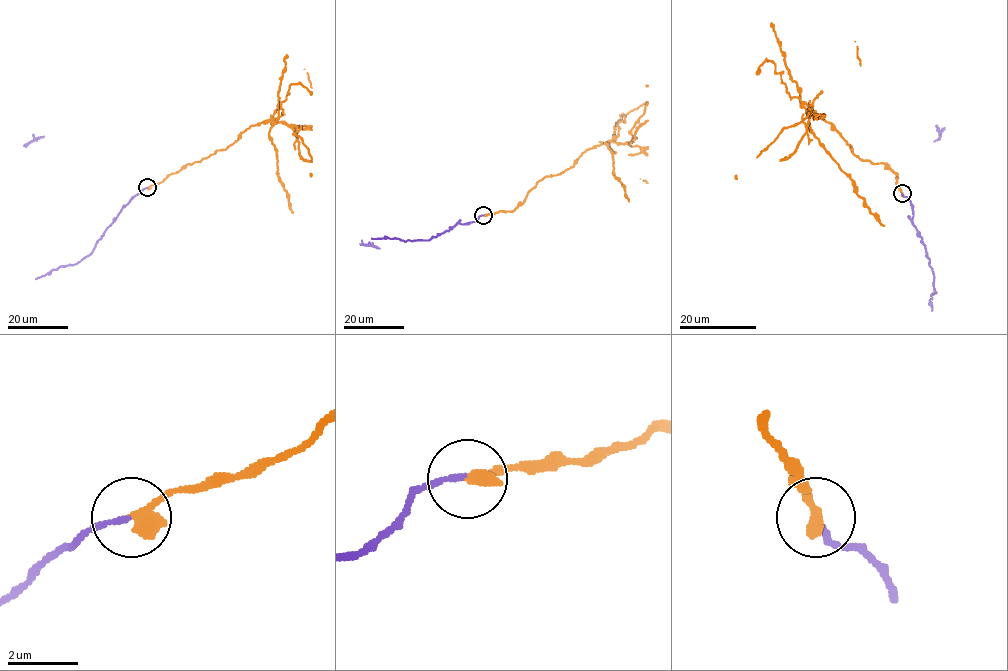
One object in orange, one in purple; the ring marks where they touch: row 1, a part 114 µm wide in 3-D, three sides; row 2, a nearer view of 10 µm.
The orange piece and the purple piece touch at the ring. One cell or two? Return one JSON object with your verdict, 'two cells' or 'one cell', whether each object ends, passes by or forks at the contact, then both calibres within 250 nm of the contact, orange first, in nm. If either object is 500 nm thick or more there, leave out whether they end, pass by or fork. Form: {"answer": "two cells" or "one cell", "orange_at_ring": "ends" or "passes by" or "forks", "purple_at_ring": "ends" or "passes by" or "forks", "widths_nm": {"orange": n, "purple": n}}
{"answer": "two cells", "orange_at_ring": "ends", "purple_at_ring": "ends", "widths_nm": {"orange": 440, "purple": 140}}

